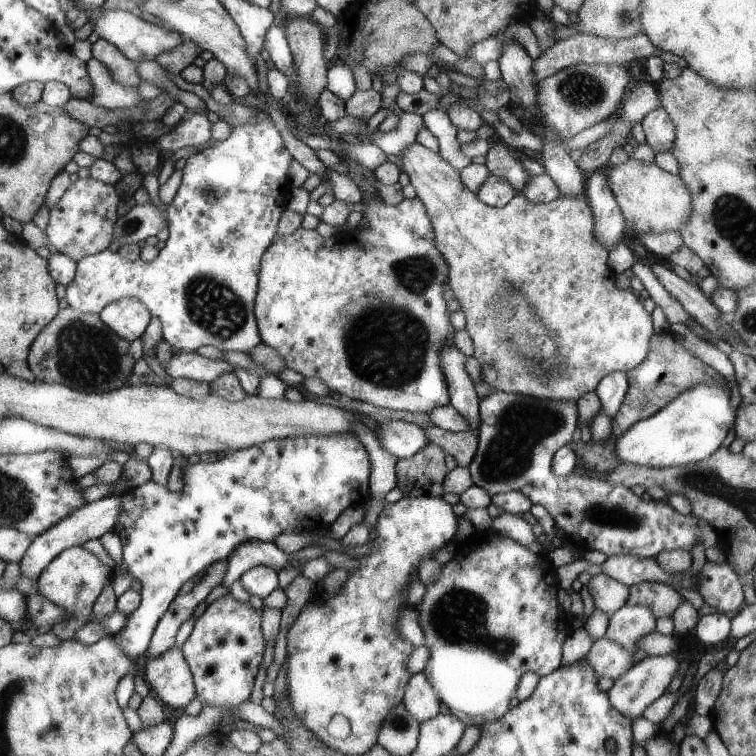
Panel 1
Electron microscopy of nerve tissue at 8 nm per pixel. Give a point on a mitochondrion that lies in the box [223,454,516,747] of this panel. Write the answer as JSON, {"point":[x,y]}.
{"point":[398,723]}

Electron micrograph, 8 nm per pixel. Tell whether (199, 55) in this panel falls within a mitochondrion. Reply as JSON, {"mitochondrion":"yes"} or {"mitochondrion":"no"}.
{"mitochondrion":"no"}

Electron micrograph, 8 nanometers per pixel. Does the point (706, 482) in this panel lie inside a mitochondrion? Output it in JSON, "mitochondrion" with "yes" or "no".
{"mitochondrion":"yes"}

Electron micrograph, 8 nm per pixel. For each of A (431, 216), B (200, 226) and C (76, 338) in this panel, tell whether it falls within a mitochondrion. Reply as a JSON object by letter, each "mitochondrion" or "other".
{"A":"other","B":"other","C":"mitochondrion"}

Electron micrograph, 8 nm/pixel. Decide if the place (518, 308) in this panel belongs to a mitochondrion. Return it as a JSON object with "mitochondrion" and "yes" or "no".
{"mitochondrion":"yes"}

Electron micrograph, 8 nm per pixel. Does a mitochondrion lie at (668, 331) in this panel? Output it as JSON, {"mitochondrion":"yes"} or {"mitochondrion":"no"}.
{"mitochondrion":"no"}

